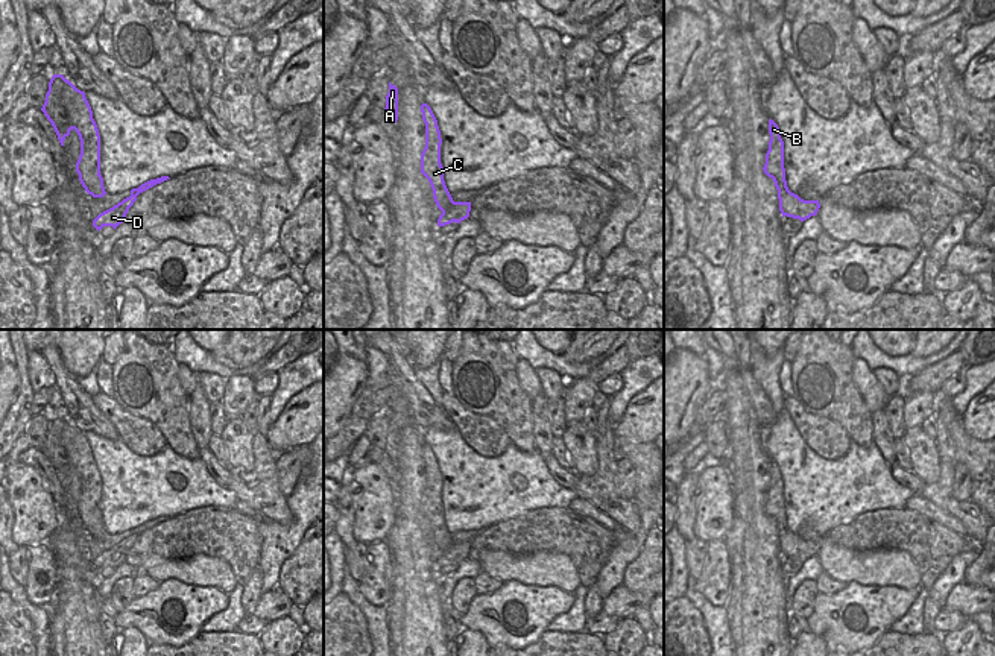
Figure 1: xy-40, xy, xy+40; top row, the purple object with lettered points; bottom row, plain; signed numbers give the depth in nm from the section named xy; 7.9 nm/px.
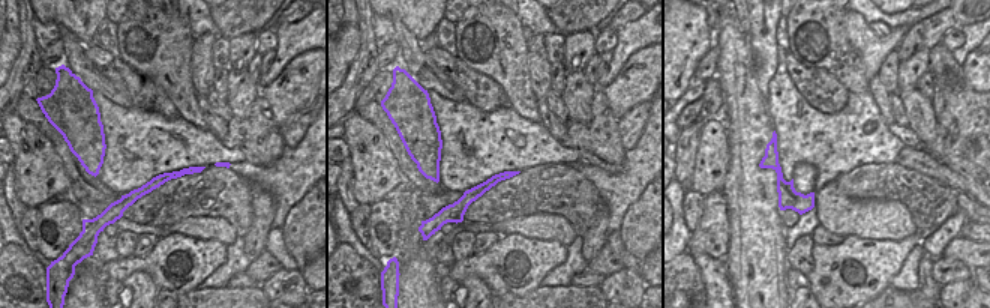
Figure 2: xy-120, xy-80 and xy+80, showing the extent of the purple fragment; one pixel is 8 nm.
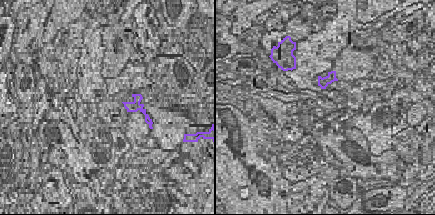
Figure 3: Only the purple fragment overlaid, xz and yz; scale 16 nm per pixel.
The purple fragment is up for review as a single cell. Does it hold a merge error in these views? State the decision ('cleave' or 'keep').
cleave

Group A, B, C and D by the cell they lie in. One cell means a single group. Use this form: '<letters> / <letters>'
A B C / D

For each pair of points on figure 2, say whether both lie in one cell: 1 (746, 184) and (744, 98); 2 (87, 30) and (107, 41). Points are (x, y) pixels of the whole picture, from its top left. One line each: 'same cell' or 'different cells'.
1: same cell
2: different cells

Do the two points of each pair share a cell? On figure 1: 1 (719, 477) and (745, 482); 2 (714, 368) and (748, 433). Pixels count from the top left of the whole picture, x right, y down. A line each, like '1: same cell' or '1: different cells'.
1: different cells
2: different cells

